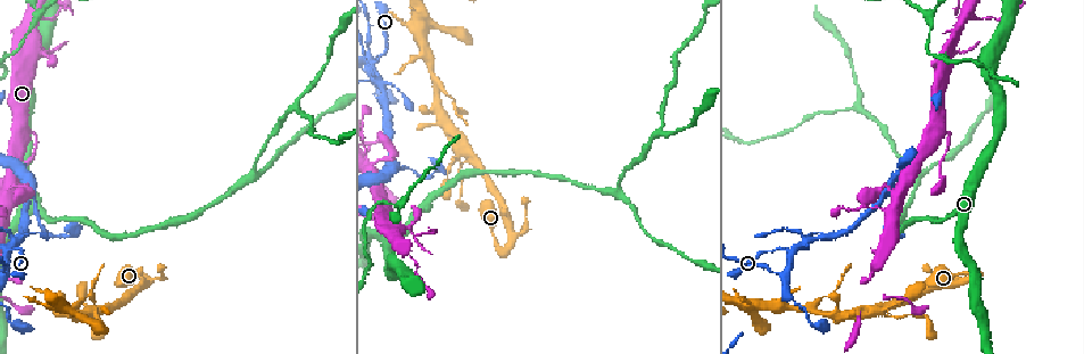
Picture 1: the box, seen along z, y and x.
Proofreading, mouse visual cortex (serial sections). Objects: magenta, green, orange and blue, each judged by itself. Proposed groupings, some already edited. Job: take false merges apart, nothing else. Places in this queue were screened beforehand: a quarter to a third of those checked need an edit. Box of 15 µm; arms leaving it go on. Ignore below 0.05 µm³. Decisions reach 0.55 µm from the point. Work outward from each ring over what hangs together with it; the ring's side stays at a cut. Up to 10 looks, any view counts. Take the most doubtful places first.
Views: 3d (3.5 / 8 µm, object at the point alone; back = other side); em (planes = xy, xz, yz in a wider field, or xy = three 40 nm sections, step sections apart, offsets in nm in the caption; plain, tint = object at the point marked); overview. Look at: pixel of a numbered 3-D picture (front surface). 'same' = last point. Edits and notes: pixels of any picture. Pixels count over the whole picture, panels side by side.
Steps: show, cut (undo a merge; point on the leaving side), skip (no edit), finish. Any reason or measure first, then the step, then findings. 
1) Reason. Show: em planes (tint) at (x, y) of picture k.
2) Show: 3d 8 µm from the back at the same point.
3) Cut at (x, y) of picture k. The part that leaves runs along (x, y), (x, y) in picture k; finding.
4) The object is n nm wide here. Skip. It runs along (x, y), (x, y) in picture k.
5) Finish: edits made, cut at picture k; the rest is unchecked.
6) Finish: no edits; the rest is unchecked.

Sharp bend. Show: em xy step 2 (tint) at (15, 243) of picture 1.

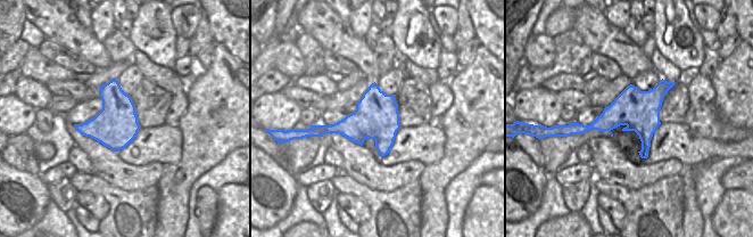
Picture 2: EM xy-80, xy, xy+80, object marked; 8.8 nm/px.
Show: 3d 3.5 µm from the back at the same point.

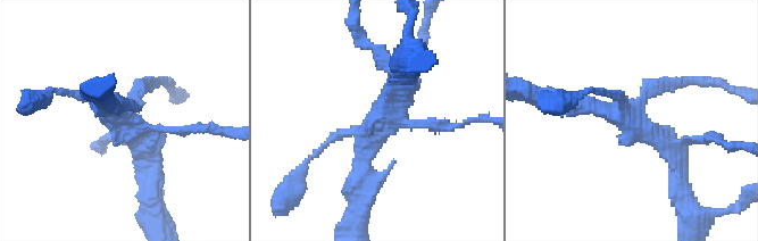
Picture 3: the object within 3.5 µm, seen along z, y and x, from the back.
The object is 400 nm wide here. Cut at (680, 82) of picture 3. The part that leaves runs along (646, 93), (666, 80), (736, 90) in picture 3; two cells meet here.

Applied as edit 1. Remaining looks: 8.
A fork. Show: em planes (tint) at (884, 194) of picture 1.

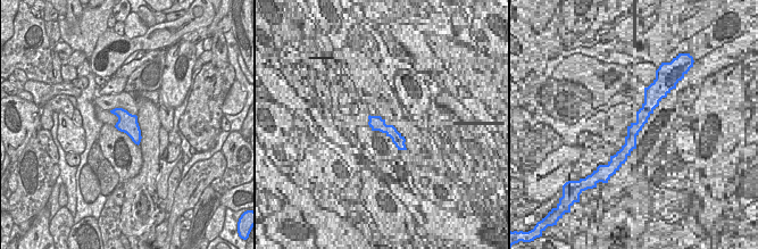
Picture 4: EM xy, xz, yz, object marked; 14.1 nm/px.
Show: 3d 3.5 µm at the same point.

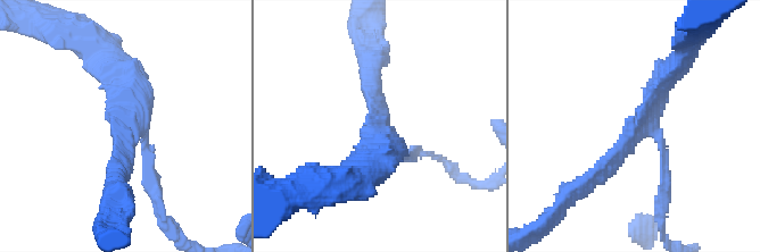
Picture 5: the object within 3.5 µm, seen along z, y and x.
The object is 280 nm wide here. Skip. It runs along (586, 185), (627, 146), (674, 70) in picture 5; continuous, no second cell.

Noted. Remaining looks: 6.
Three arms meet. Show: 3d 8 µm at (615, 194) of picture 1.

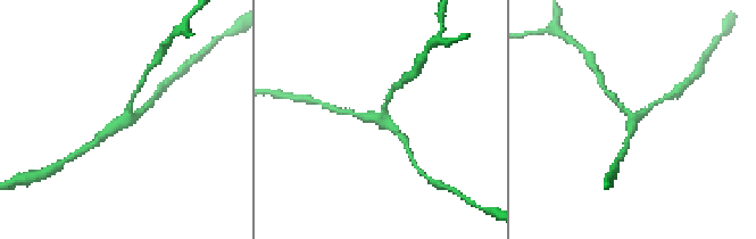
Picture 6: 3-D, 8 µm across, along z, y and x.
Show: 3d 3.5 µm at (634, 119) of picture 6.

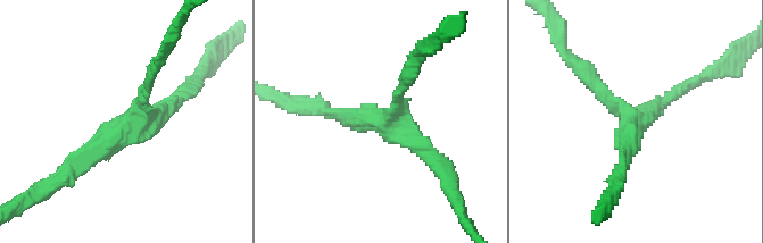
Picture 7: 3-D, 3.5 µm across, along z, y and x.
3 arms meet here; the arms are 150, 200, 250 nm wide; need the tissue. Show: em xy step 1 (tint) at (385, 122) of picture 7.

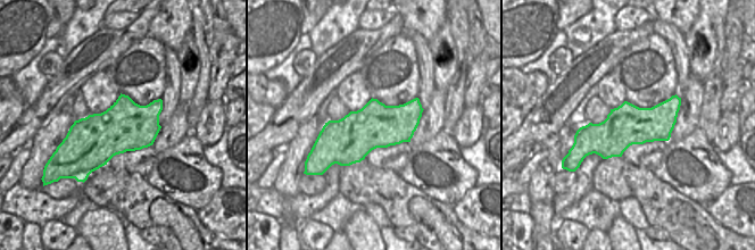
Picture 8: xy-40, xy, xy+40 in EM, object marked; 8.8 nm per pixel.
Skip. It runs along (678, 100), (654, 124), (574, 148) in picture 8; all the same cell.

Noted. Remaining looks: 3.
Sharp bend. Show: 3d 3.5 µm at (44, 57) of picture 1.

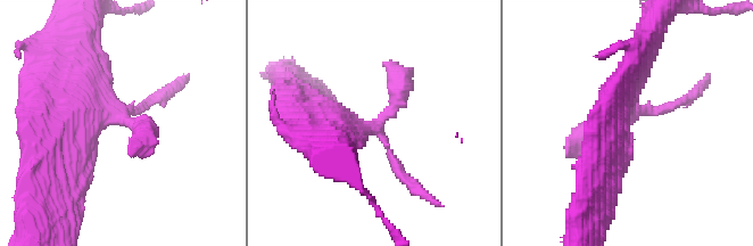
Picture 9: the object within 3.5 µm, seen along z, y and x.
Show: em planes (tint) at (123, 118) of picture 9.

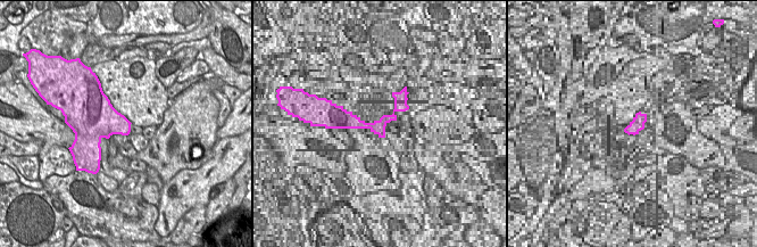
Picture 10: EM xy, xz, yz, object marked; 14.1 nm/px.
Another direction. Show: em xy step 2 (tint) at the same point.

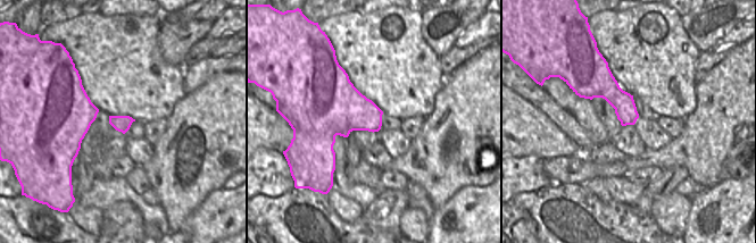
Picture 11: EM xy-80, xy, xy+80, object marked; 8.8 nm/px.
Skip. It runs along (311, 107), (374, 124), (398, 98), (391, 66) in picture 9; one cell here.

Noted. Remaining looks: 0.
Finish: edits made, cut at picture 3; the rest is unchecked.

